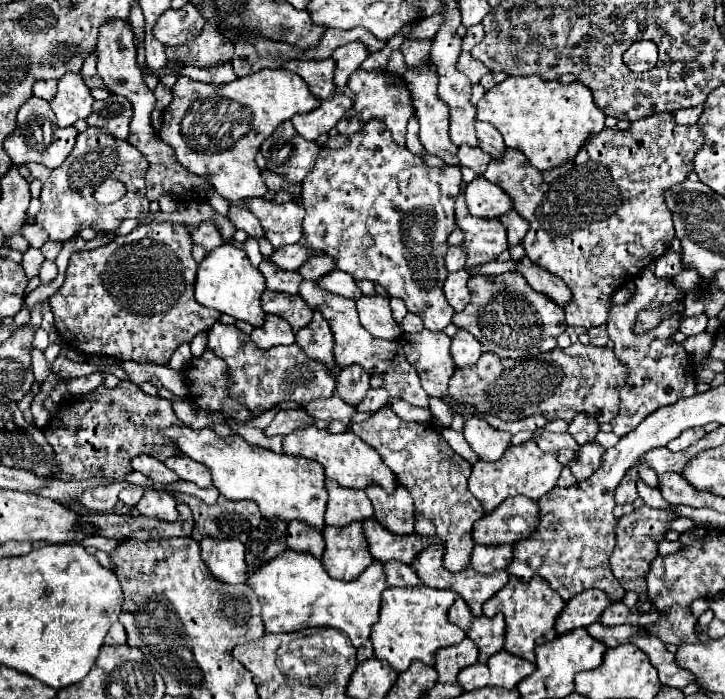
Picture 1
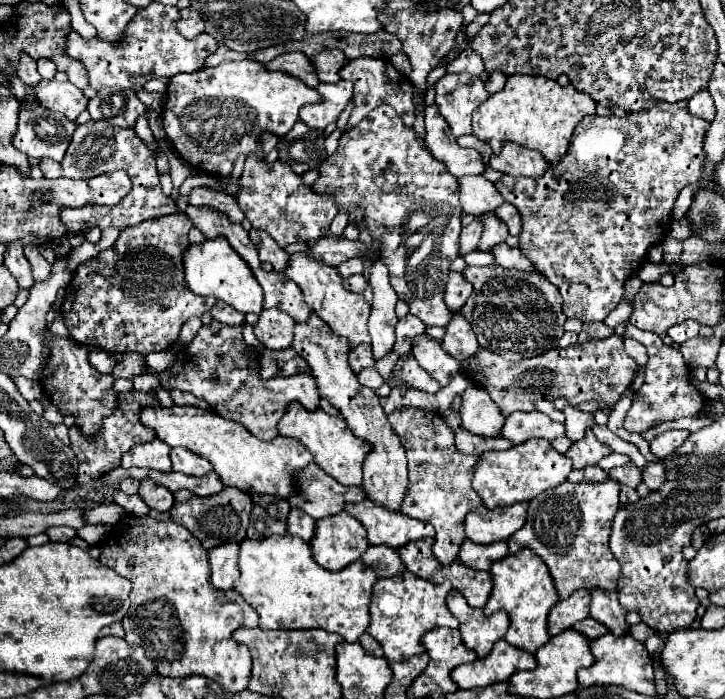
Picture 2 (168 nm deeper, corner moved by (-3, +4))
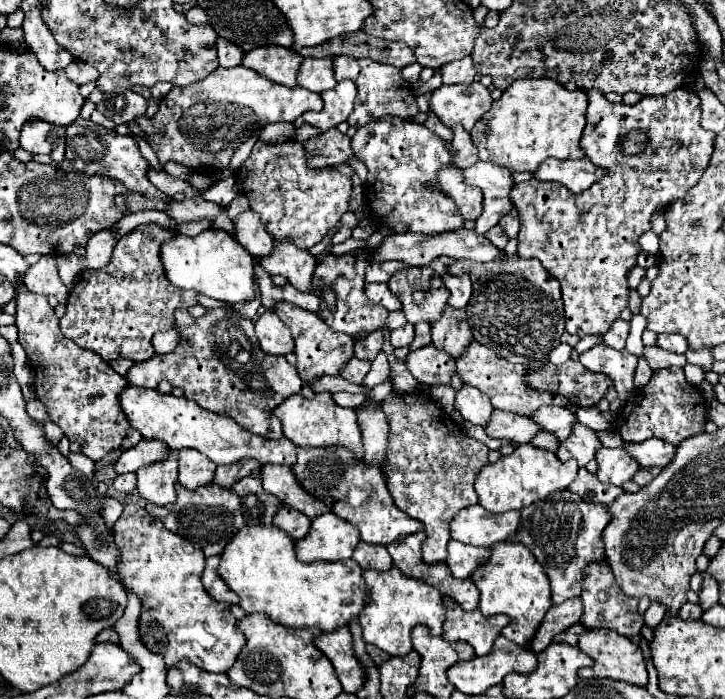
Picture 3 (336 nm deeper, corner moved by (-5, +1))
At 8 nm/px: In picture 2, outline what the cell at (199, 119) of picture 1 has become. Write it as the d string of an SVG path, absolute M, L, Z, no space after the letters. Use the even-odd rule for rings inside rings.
M250 58L242 62L222 62L214 68L200 68L188 74L176 74L170 80L166 102L162 108L162 128L166 132L166 138L172 142L172 148L186 164L190 164L196 172L216 174L226 184L226 192L236 194L240 192L238 180L230 180L234 160L240 154L262 154L262 148L258 146L258 136L262 132L274 132L278 136L288 134L298 120L300 108L314 102L320 102L320 94L314 88L308 88L304 82L296 80L294 76L288 76L286 72L270 72L260 62L254 62Z

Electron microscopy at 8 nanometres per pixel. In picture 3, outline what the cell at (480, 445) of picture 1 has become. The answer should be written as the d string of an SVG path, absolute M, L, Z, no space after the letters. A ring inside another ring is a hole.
M464 385L458 391L456 409L462 413L462 417L466 421L470 421L472 425L480 425L480 427L486 427L492 411L494 411L494 407L490 407L490 399L486 399L486 395L482 395L482 391L478 391L476 387L470 387L470 385Z

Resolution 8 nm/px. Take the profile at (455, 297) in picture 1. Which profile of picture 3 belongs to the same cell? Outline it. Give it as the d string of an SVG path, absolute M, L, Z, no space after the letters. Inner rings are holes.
M444 275L442 277L444 285L448 287L450 291L450 299L448 299L448 305L454 307L454 309L462 309L468 305L470 301L470 295L472 295L472 283L470 283L470 277L468 275Z

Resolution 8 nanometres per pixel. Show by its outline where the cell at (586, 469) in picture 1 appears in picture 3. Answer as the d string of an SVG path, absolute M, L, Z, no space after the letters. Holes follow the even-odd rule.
M576 423L574 429L572 429L570 439L560 443L560 449L558 449L556 455L558 455L560 461L576 459L578 467L584 467L590 459L594 459L598 447L602 447L598 435L592 429Z

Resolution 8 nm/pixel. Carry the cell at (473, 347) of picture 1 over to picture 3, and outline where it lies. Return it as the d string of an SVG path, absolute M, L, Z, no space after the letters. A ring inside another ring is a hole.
M446 307L442 319L432 323L432 343L436 347L442 347L442 351L446 351L452 357L462 355L462 351L466 351L466 343L470 343L470 339L474 339L474 337L466 323L464 309Z

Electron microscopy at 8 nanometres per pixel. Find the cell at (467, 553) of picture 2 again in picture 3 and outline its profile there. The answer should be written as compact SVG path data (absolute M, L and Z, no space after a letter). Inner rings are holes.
M450 541L448 543L448 567L450 573L458 579L466 579L470 577L478 567L482 567L482 563L486 563L486 559L490 559L492 549L486 547L470 547L458 541Z

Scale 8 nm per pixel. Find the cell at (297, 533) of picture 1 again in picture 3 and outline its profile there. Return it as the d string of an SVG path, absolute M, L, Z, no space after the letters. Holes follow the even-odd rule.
M292 507L280 509L276 513L276 517L274 517L274 525L280 527L280 529L284 529L294 541L298 541L298 539L302 539L302 537L308 535L310 523L312 521L306 515L302 515L300 511L294 511Z

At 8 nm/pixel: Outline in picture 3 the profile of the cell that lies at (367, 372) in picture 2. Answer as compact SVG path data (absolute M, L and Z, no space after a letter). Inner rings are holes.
M354 357L346 367L342 367L340 375L342 375L344 379L356 383L356 385L362 385L362 381L364 381L364 377L366 377L368 371L370 371L370 363L368 363L368 361L360 361L360 359Z

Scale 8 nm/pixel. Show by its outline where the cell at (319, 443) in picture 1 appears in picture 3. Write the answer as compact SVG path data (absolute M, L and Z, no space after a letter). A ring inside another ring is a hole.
M316 393L314 399L304 399L302 395L292 395L272 411L284 429L284 437L296 443L298 447L346 447L354 453L356 459L362 459L362 441L360 429L356 423L354 409L340 407L334 403L332 393Z

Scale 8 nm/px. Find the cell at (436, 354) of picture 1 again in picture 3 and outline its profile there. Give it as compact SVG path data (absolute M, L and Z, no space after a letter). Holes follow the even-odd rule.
M426 345L406 357L408 371L424 385L450 385L454 369L454 357L446 355L434 345Z

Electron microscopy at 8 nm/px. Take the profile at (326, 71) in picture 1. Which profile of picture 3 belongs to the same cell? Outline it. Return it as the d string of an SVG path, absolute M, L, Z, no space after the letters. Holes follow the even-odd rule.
M270 45L270 47L258 47L254 51L248 51L244 55L242 65L274 83L280 83L286 87L296 87L298 85L298 81L296 81L298 67L302 65L302 61L304 61L304 57L300 53L286 49L286 47Z

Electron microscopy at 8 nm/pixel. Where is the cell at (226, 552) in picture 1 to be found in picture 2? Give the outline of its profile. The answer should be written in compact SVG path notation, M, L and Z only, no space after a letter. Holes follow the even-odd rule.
M222 544L216 546L208 552L208 562L210 562L210 584L218 590L230 590L234 580L238 578L238 544Z

